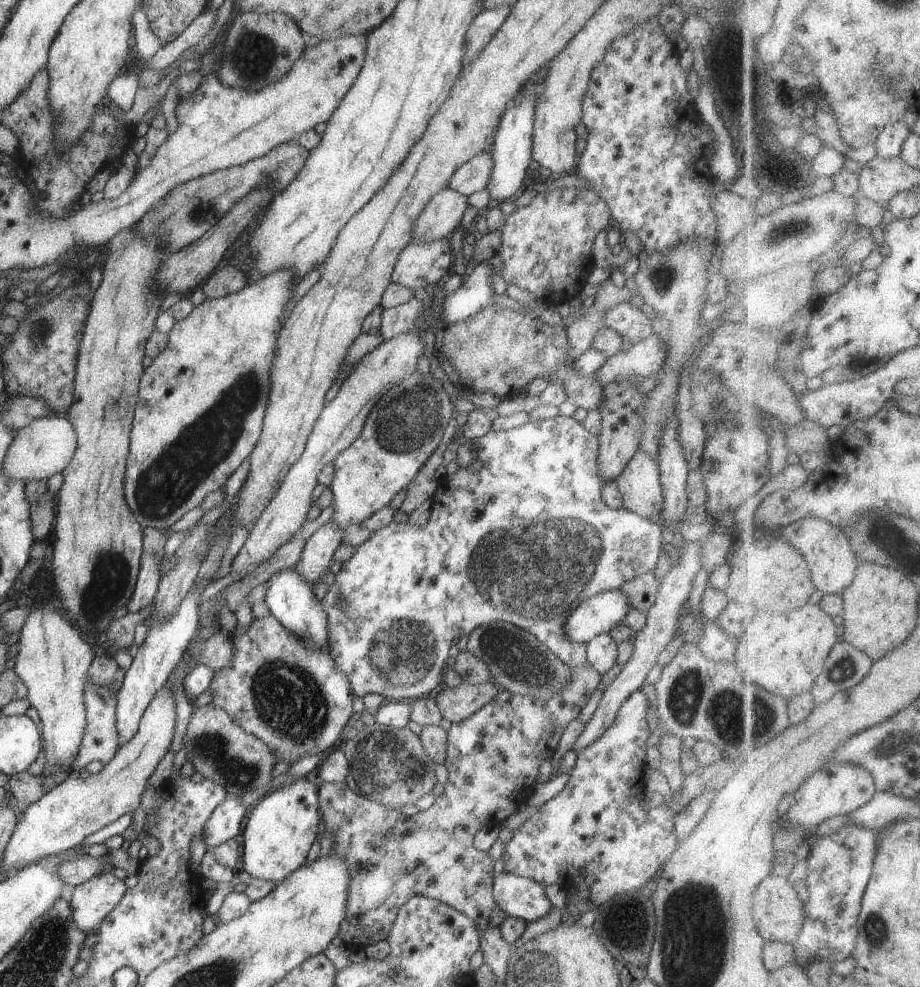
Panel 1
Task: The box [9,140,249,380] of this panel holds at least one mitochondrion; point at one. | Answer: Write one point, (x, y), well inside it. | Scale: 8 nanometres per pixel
(44, 329)

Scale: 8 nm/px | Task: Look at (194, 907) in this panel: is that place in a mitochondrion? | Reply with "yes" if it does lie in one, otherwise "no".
no

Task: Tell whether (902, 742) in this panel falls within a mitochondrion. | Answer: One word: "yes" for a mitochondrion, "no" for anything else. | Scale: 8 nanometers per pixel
yes

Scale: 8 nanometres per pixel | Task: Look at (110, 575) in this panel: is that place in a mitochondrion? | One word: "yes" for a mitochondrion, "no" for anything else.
yes

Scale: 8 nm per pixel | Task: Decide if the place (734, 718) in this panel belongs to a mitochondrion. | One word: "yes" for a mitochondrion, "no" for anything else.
yes

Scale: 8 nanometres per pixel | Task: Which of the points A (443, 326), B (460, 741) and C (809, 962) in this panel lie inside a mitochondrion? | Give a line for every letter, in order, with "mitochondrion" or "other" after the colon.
A: other
B: other
C: other

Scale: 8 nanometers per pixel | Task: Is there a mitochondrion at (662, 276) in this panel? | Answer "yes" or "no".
yes

